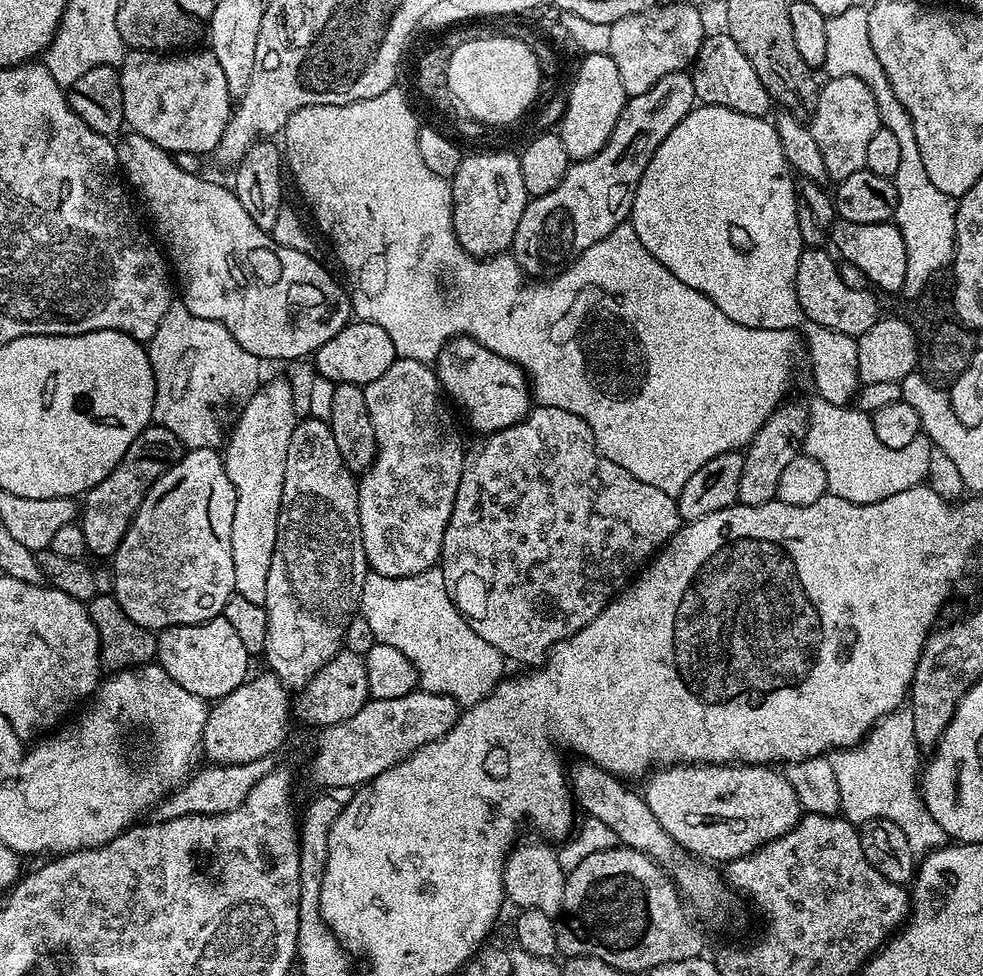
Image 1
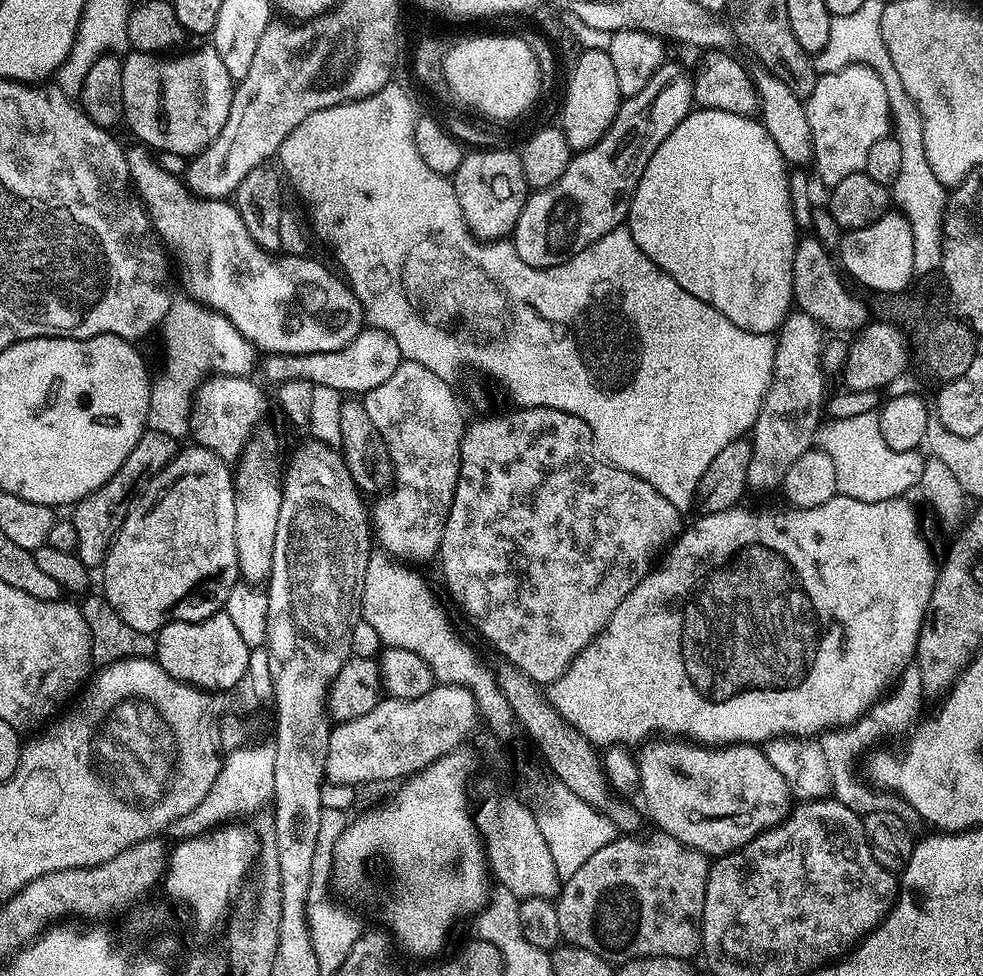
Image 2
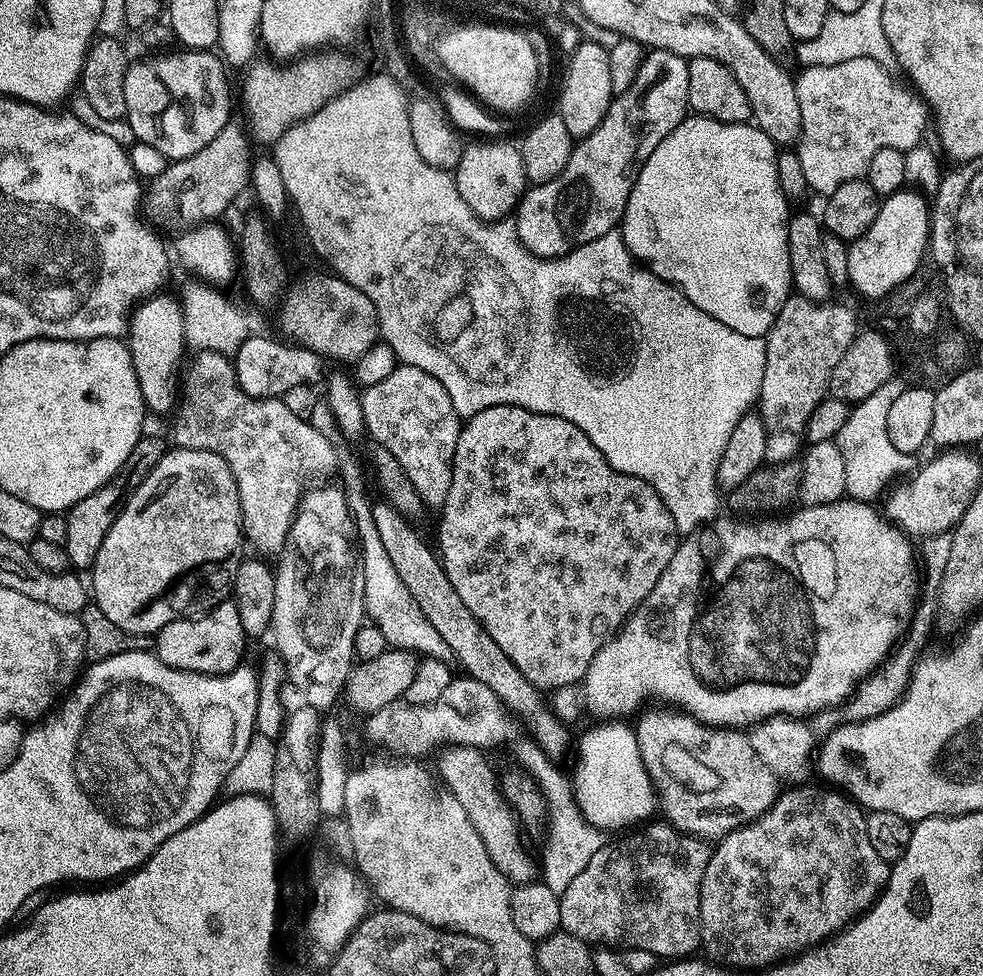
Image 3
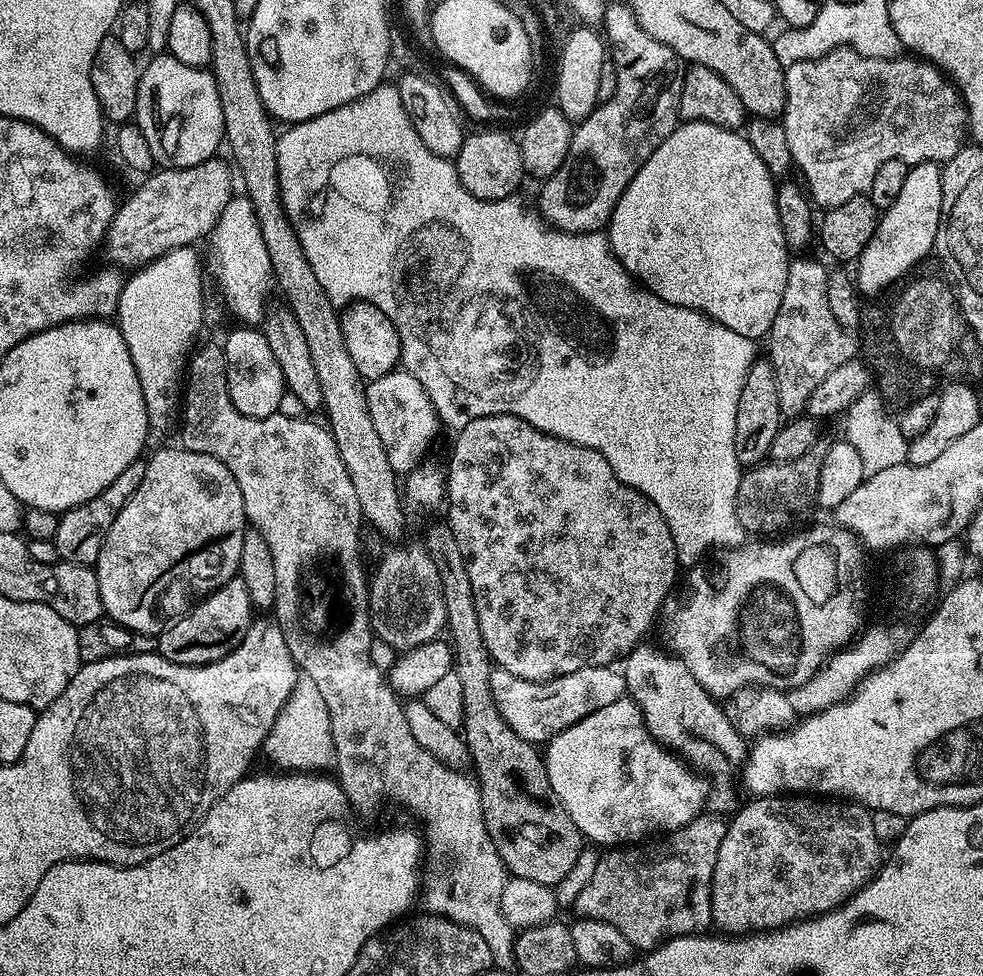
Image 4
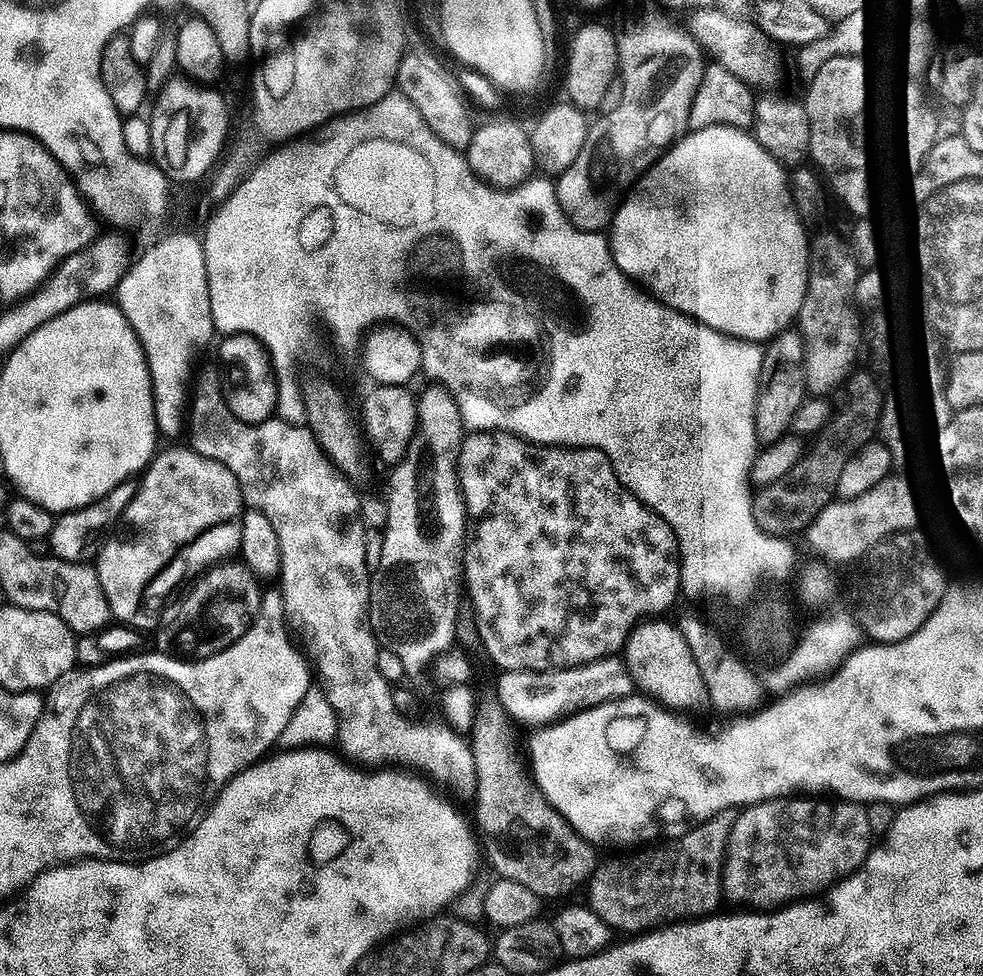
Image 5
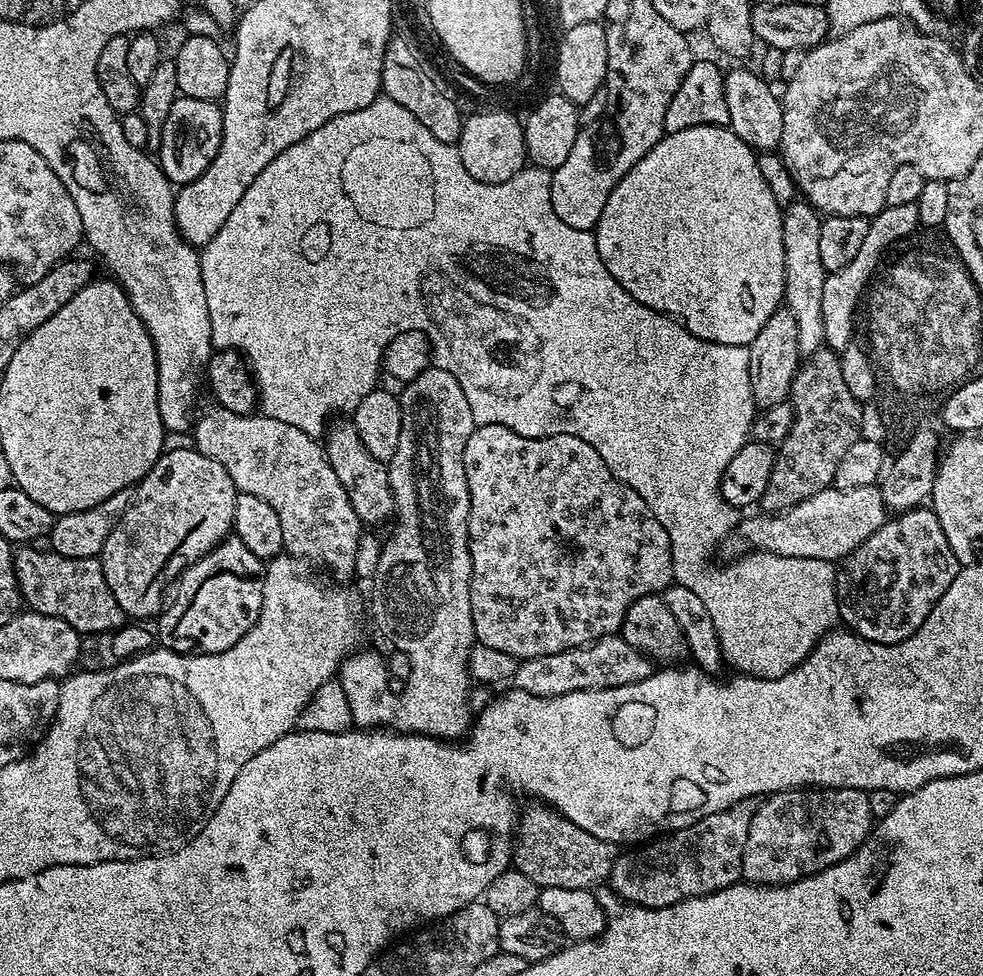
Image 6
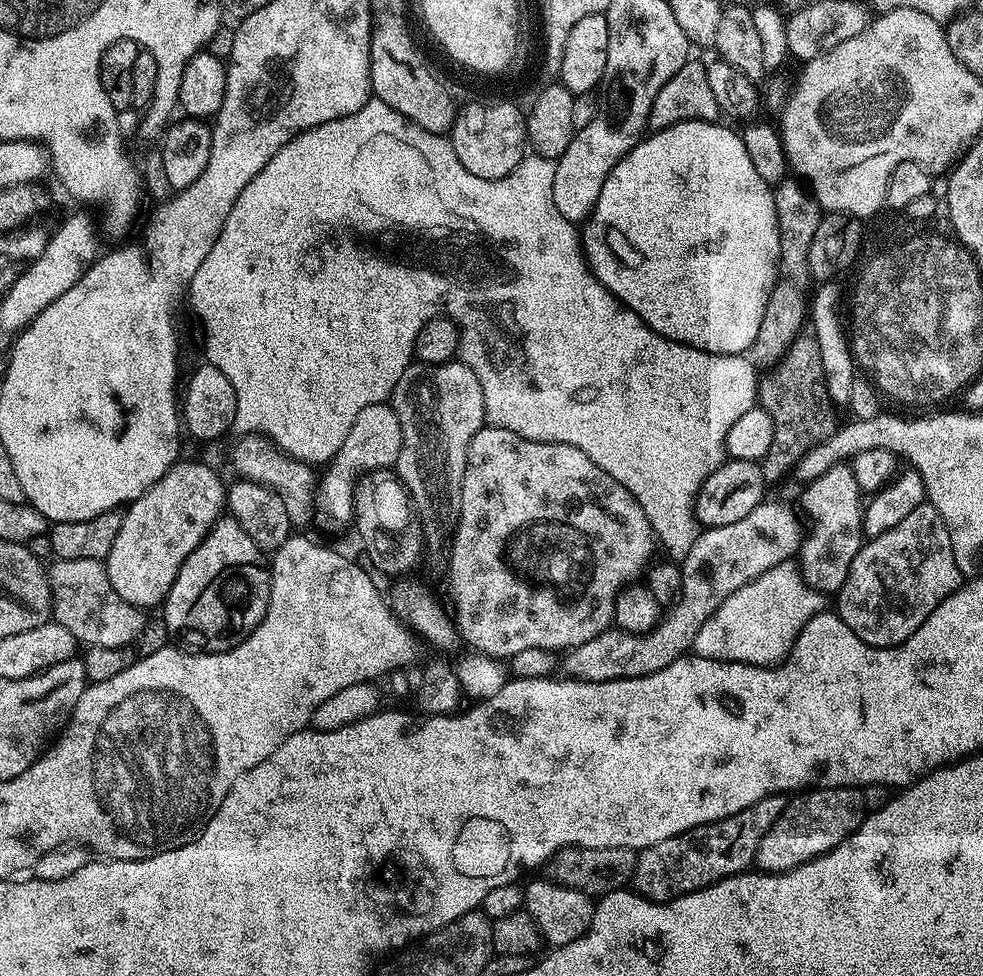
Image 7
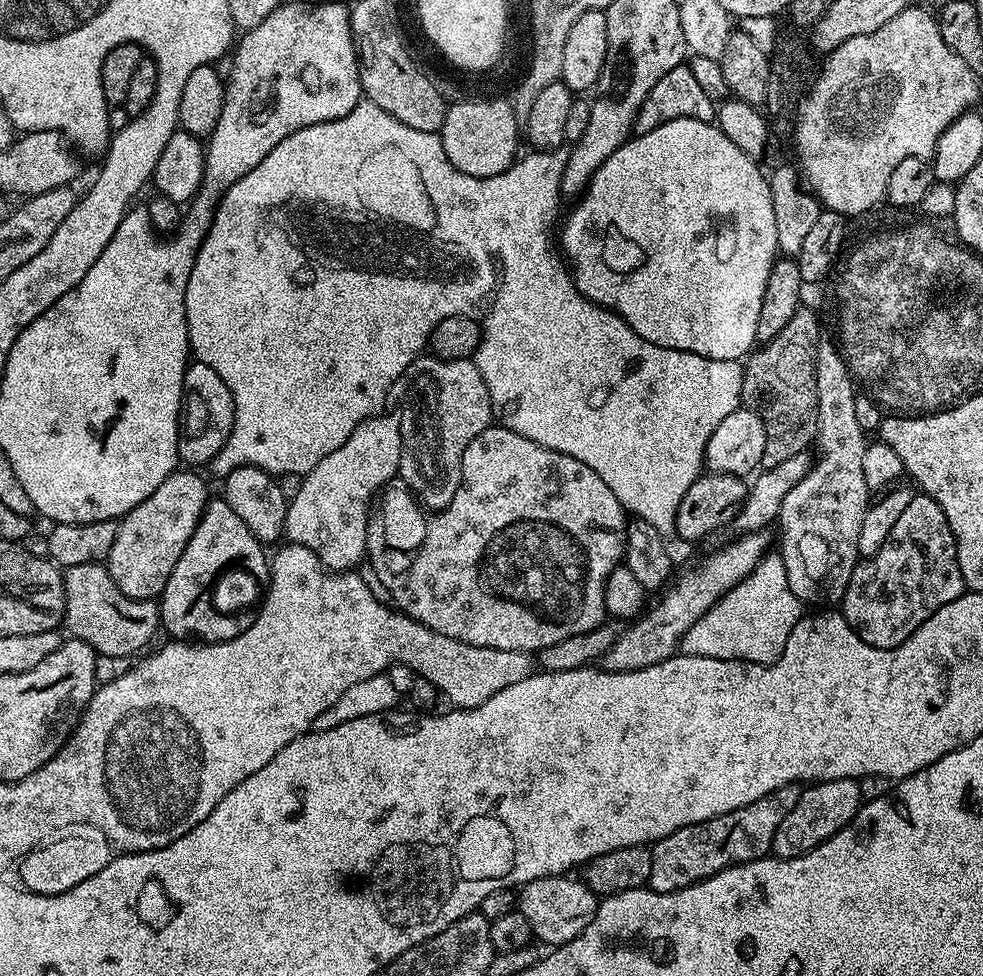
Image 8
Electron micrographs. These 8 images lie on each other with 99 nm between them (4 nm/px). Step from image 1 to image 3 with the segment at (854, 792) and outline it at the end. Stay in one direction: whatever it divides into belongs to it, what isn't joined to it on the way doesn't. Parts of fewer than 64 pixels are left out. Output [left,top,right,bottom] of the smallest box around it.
[809,533,953,738]

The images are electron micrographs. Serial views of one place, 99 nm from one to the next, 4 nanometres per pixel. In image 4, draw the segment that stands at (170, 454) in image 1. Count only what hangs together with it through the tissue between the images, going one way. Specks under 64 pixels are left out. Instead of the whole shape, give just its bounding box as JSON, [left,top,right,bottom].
[55,459,146,565]

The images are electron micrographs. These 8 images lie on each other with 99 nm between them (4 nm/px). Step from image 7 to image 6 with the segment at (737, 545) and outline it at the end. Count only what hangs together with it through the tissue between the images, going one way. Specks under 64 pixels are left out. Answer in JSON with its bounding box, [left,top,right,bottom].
[515,484,890,696]

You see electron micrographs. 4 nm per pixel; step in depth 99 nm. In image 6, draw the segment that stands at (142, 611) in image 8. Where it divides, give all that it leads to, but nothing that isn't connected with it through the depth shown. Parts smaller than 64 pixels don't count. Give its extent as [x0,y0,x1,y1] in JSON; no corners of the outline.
[12,546,124,634]

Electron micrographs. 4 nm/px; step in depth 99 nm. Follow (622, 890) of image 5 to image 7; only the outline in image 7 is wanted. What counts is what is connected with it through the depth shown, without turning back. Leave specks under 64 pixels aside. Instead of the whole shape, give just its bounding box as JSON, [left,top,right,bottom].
[631,794,789,904]

